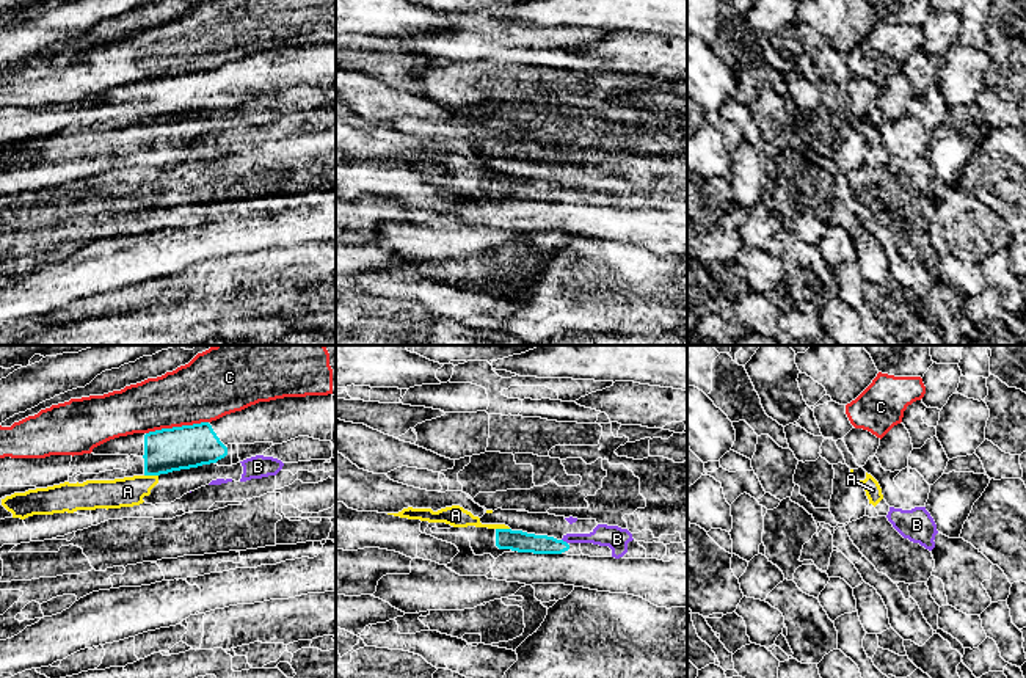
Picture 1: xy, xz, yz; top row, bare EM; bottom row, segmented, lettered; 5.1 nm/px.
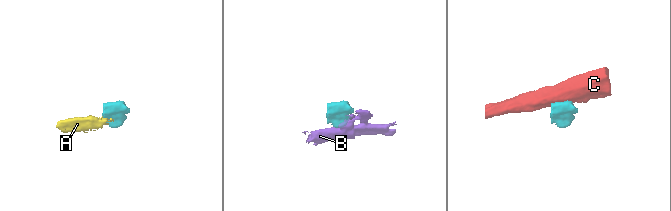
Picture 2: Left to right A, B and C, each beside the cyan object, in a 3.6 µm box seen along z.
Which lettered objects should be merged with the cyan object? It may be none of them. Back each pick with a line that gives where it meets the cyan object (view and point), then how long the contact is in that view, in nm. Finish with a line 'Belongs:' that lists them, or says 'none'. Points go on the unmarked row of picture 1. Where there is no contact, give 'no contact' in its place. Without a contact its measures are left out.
Belongs: none

